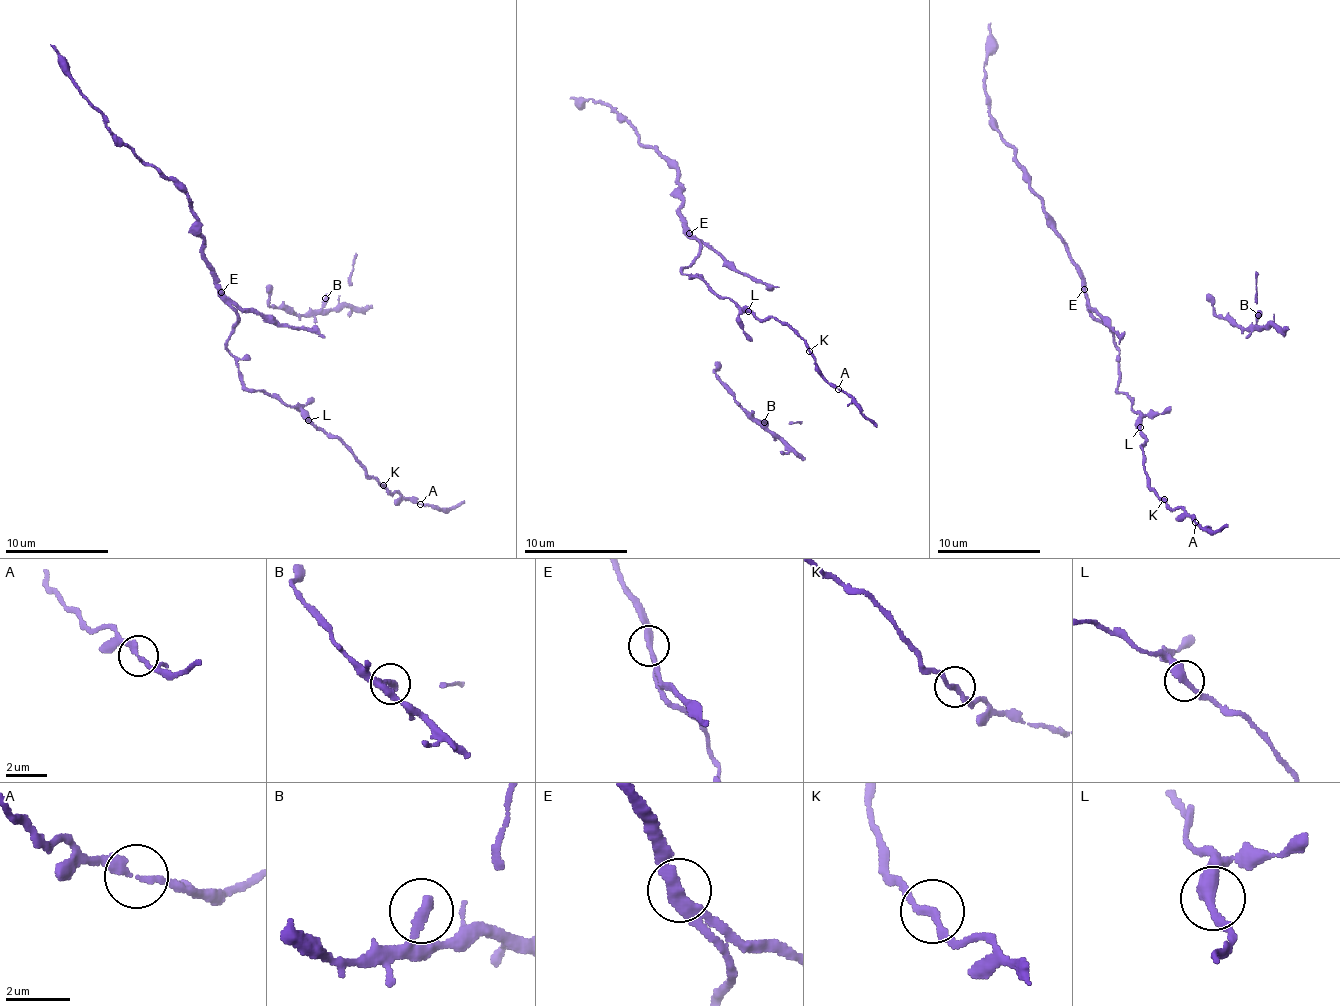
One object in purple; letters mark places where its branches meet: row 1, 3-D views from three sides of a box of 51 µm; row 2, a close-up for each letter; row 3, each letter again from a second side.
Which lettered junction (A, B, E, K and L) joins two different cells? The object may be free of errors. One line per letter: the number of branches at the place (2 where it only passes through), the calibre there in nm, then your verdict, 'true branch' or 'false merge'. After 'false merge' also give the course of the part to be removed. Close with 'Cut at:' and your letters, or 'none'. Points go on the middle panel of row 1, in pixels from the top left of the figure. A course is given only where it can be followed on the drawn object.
A: 2 | 220 nm | true branch
B: 1 | 360 nm | true branch
E: 2 | 360 nm | false merge | (690, 234), (680, 213), (678, 170), (653, 147), (644, 147), (606, 104), (569, 99)
K: 2 | 200 nm | true branch
L: 2 | 380 nm | true branch
Cut at: E

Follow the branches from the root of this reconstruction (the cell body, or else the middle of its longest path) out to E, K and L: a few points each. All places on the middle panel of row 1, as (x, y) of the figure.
E: (698, 252), (701, 243), (690, 234)
K: (698, 252), (682, 269), (683, 275), (702, 277), (716, 294), (748, 308), (757, 320), (784, 322), (808, 350)
L: (698, 252), (698, 257), (682, 269), (683, 275), (702, 277), (716, 294), (728, 297), (748, 311)

